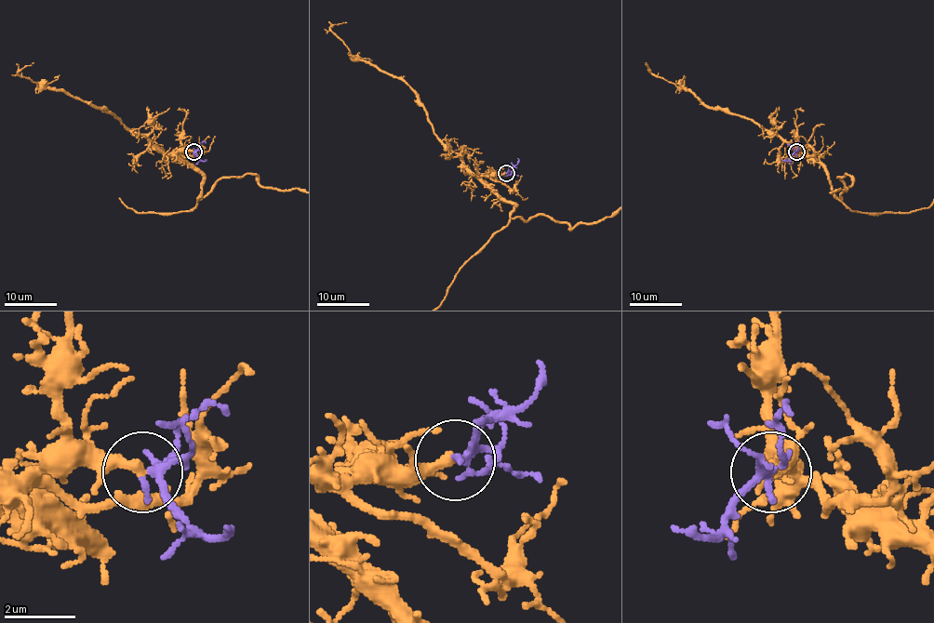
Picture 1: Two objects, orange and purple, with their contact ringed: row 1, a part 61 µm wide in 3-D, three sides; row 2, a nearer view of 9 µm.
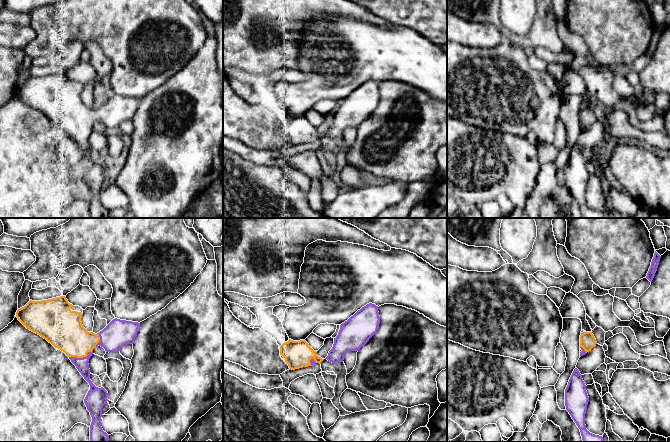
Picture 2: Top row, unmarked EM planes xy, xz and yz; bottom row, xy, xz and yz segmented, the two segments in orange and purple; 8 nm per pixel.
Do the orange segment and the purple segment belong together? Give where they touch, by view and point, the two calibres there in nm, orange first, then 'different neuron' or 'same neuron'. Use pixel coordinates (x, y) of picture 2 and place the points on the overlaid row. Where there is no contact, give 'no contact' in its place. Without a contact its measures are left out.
xy (81, 357) | 300/100 nm | same neuron

